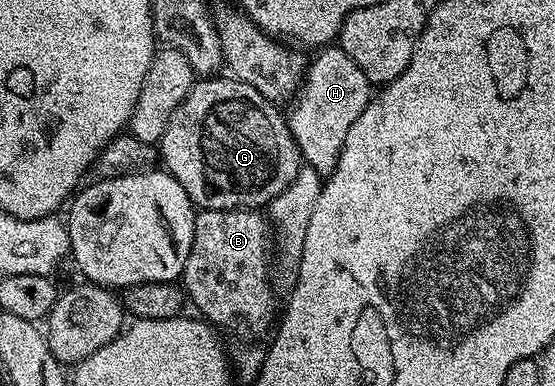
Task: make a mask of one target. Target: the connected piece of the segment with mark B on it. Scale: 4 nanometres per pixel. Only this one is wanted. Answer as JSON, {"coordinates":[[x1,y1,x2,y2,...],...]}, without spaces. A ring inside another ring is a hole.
{"coordinates":[[198,211,191,254,187,254,183,273,188,303,192,307,194,304,202,312,198,313,218,329,242,328,249,336,268,337,279,316,277,296,269,285,269,262,271,266,271,224,264,211]]}

